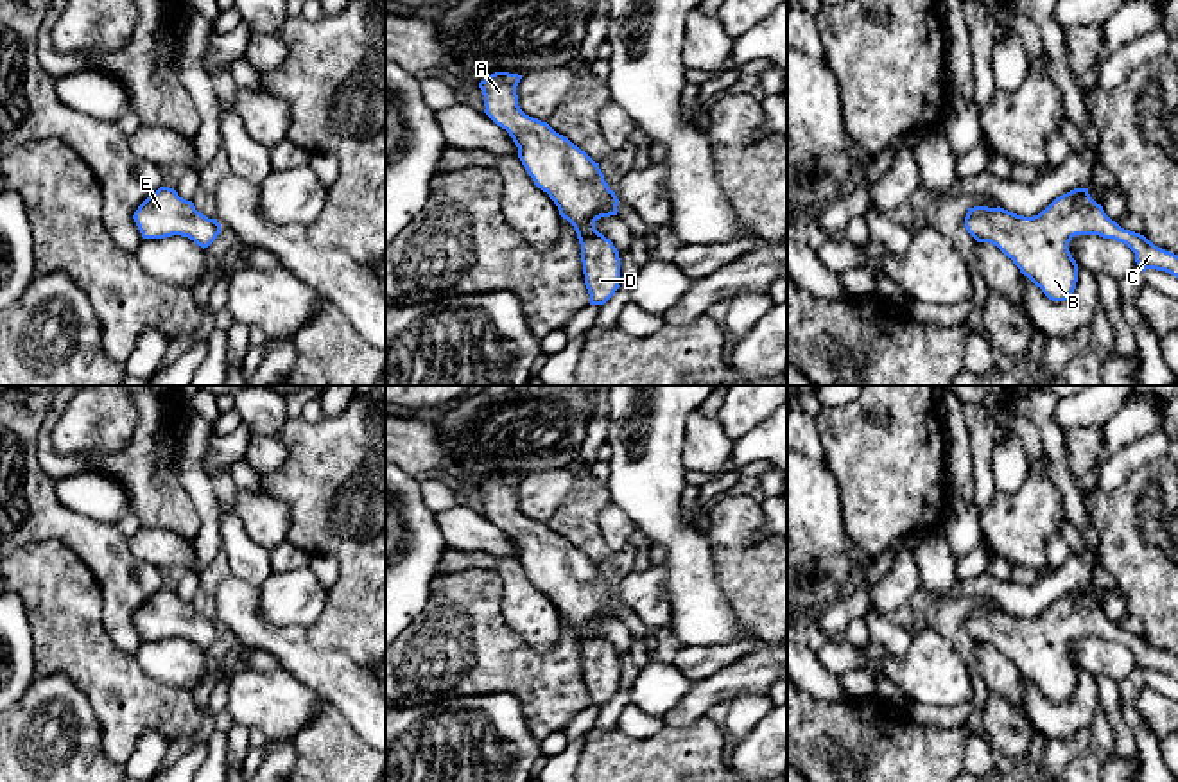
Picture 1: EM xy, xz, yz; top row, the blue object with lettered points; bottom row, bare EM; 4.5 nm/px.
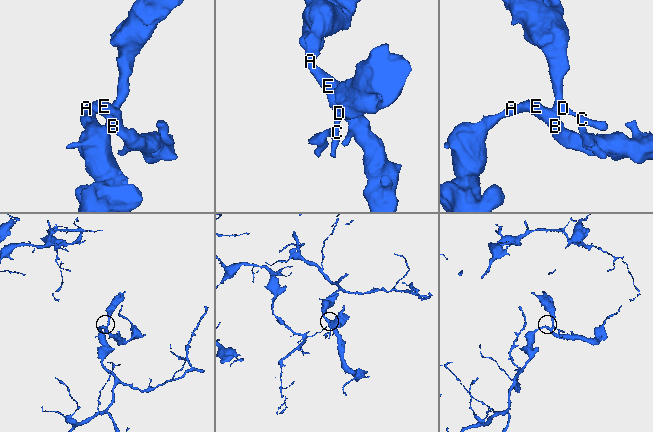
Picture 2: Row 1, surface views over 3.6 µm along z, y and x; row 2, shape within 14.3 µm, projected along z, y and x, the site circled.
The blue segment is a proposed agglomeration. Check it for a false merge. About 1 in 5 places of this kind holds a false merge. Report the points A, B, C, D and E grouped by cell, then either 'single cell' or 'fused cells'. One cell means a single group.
groups A B C D E; single cell

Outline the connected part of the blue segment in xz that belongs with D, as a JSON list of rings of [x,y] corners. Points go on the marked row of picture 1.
[[[495,72],[481,81],[484,113],[509,133],[534,185],[549,194],[559,215],[574,226],[590,305],[604,305],[620,287],[620,258],[613,242],[595,230],[595,221],[617,215],[619,199],[599,163],[547,122],[520,109],[520,79],[518,74]]]

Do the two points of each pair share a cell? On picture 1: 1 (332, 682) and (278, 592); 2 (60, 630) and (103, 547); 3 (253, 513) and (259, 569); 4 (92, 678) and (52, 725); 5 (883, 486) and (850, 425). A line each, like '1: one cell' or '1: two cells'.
1: two cells
2: two cells
3: two cells
4: two cells
5: one cell

